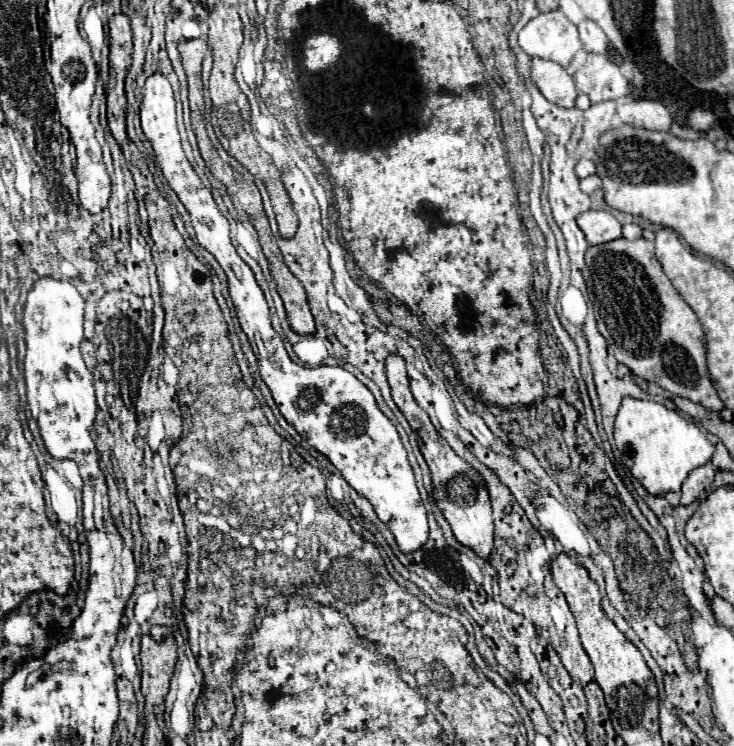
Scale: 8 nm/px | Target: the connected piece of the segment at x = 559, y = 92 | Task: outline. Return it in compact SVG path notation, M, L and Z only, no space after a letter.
M533 59L531 79L547 101L559 107L575 107L575 83L561 65L553 61Z

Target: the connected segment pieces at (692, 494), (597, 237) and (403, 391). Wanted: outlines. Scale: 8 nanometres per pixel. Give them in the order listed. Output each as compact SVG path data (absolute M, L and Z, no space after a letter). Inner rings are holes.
M711 463L693 469L689 473L687 481L683 483L683 489L681 489L681 505L691 505L693 501L703 499L711 491L713 475L715 475L715 469L711 467Z
M589 209L575 221L579 223L579 229L583 231L589 245L601 245L621 237L621 223L609 211Z
M389 355L385 361L385 371L387 371L387 381L391 387L391 397L395 405L401 409L405 419L409 421L411 429L419 435L421 439L421 453L431 469L431 479L433 479L433 499L441 513L445 515L447 523L451 525L451 531L455 539L473 549L481 559L487 559L491 549L493 549L493 517L491 517L491 503L487 495L487 487L483 477L457 453L447 445L447 441L435 431L429 415L415 403L411 391L409 391L409 379L405 371L405 361L399 355Z

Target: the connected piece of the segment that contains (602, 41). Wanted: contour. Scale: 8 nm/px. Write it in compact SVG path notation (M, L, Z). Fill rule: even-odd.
M593 21L579 23L579 35L581 35L585 51L589 51L589 53L607 53L607 37Z

